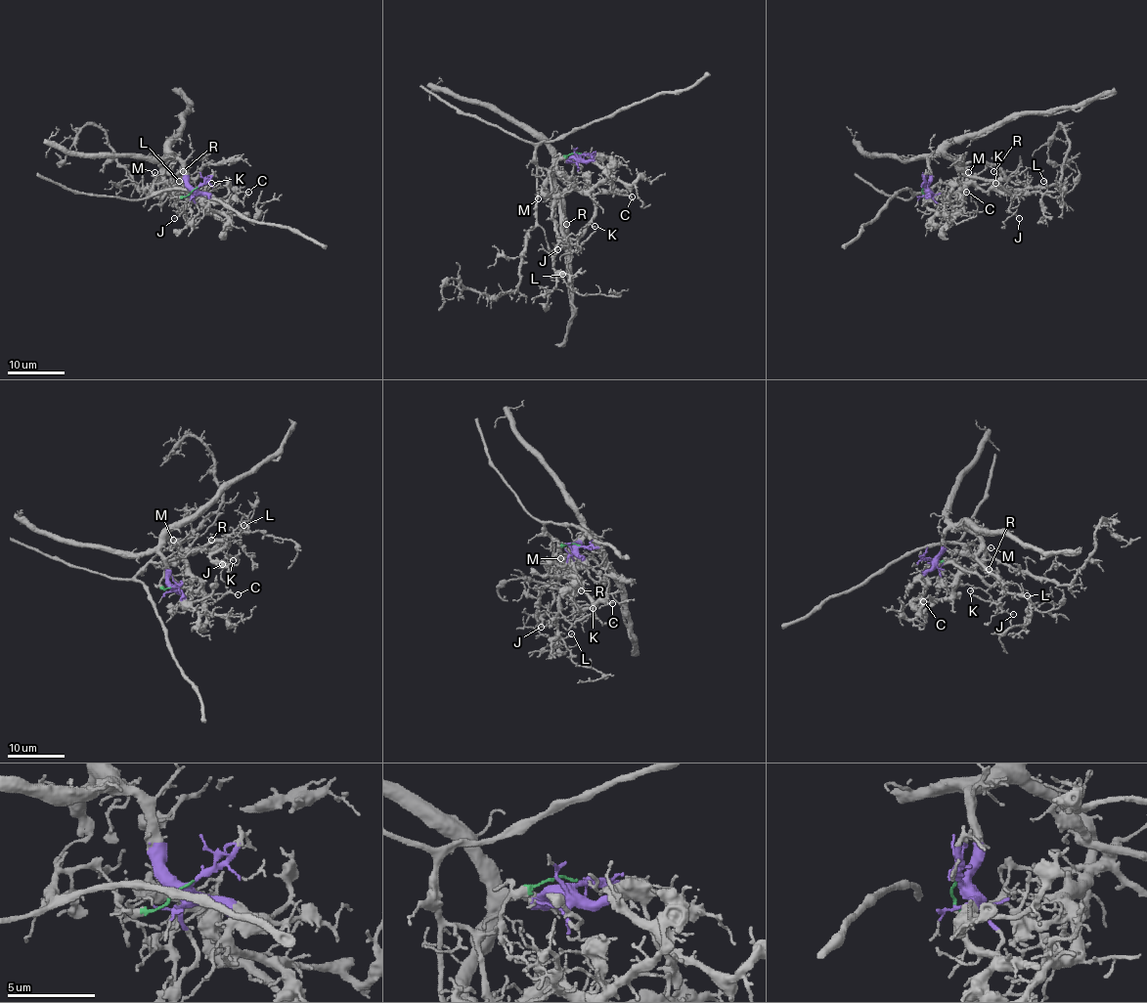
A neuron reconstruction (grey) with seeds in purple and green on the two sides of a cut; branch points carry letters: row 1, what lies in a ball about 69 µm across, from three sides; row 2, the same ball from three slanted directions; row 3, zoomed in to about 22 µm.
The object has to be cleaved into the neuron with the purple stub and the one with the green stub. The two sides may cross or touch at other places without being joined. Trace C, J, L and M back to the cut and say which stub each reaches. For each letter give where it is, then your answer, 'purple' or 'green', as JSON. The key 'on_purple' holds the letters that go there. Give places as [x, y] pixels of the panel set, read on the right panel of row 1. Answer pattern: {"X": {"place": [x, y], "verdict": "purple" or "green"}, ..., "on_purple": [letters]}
{"C": {"place": [966, 192], "verdict": "purple"}, "J": {"place": [1019, 218], "verdict": "green"}, "L": {"place": [1043, 181], "verdict": "green"}, "M": {"place": [968, 172], "verdict": "green"}, "on_purple": ["C"]}

